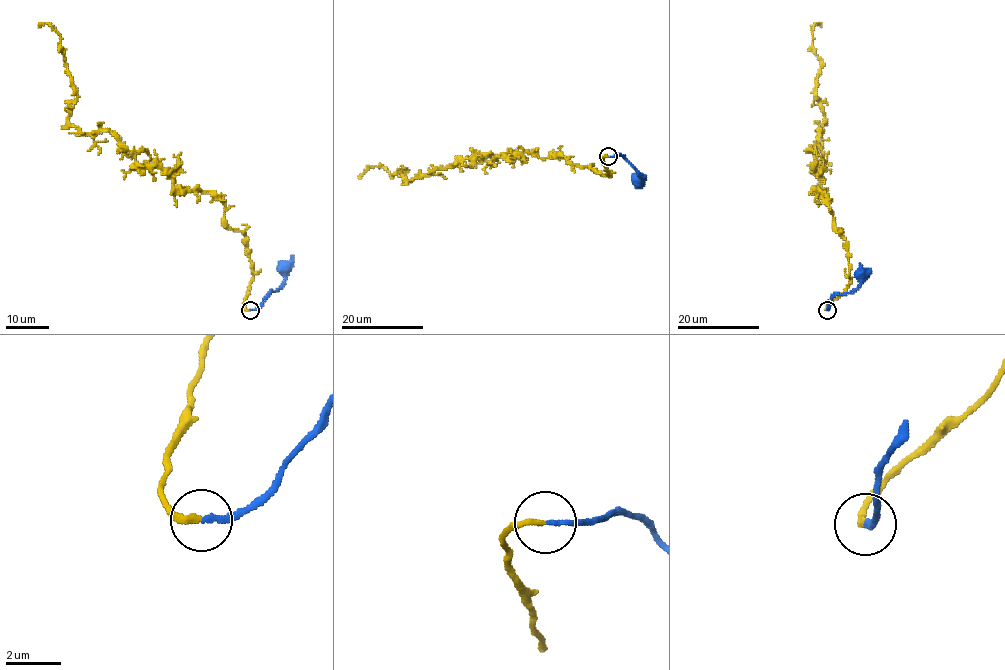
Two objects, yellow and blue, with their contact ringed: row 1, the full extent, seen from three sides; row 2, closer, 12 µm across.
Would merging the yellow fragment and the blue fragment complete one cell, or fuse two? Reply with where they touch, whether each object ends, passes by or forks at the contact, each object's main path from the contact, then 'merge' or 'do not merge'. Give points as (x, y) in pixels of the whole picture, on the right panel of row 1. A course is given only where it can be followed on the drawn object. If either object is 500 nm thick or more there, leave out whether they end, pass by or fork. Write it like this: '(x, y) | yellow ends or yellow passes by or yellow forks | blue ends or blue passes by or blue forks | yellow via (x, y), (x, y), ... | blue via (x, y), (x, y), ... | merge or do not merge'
(827, 310) | yellow ends | blue ends | yellow via (827, 310), (850, 267), (827, 195), (815, 192), (812, 150), (824, 119), (811, 30), (820, 27) | blue via (827, 310), (831, 297), (850, 293), (857, 288), (864, 272) | merge

